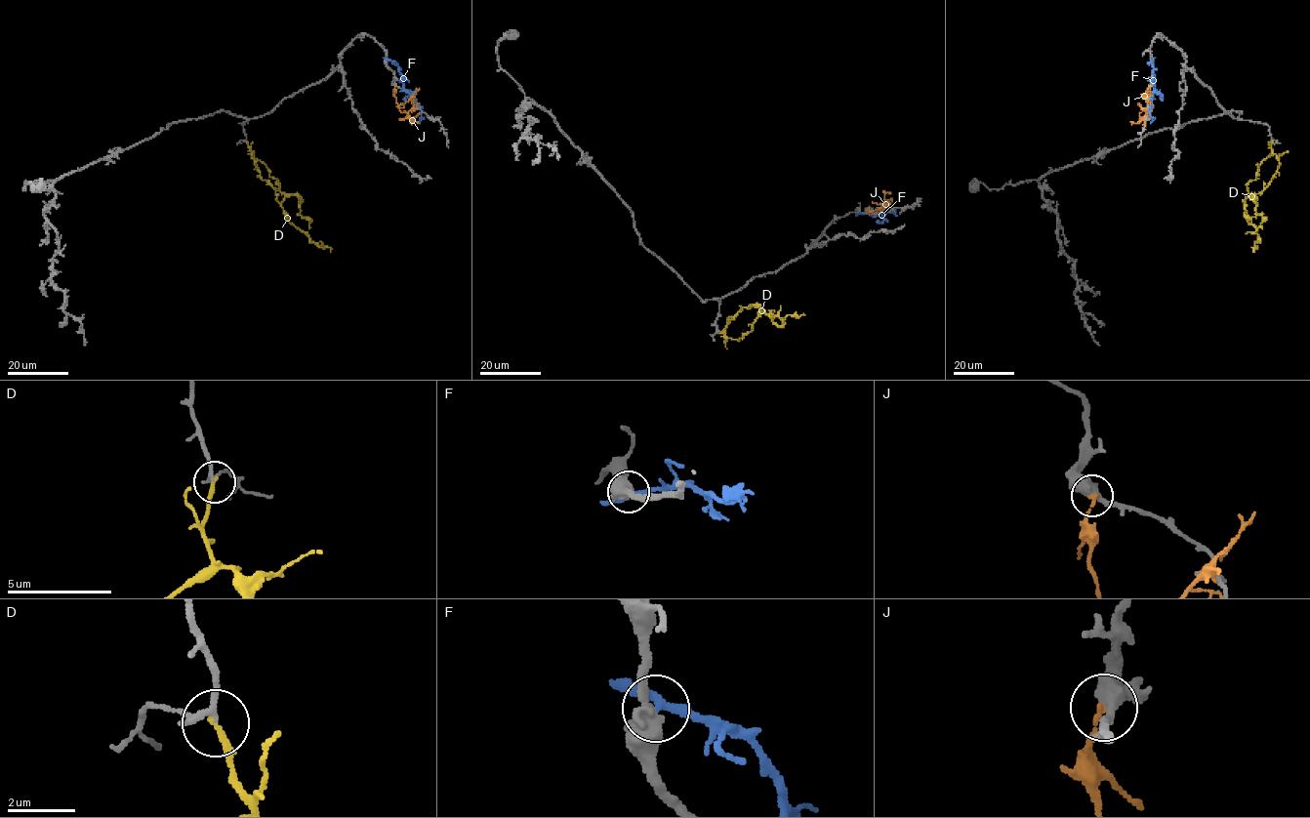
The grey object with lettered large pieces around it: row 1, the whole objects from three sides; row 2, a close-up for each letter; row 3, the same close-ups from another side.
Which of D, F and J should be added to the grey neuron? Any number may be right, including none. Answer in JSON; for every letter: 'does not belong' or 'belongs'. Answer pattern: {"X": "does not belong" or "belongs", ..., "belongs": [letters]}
{"D": "belongs", "F": "does not belong", "J": "does not belong", "belongs": ["D"]}

